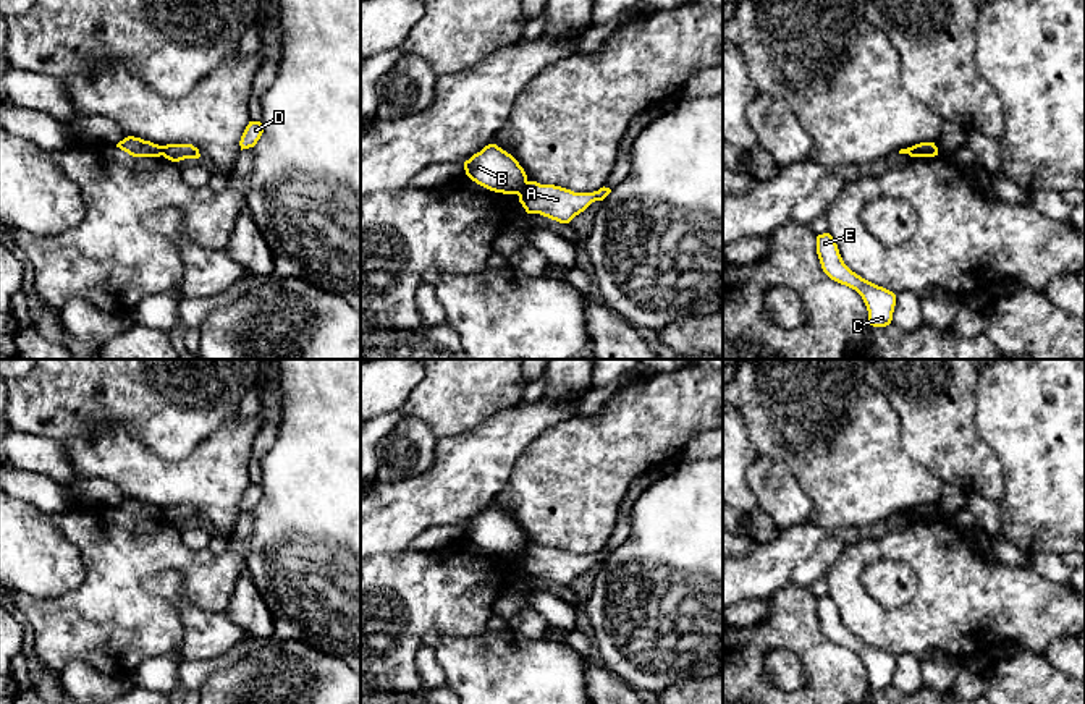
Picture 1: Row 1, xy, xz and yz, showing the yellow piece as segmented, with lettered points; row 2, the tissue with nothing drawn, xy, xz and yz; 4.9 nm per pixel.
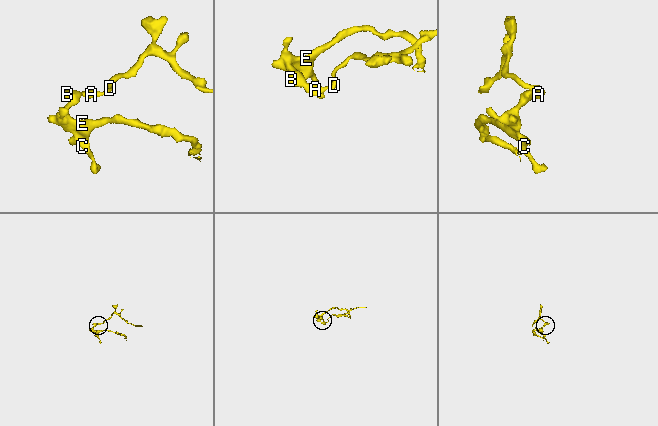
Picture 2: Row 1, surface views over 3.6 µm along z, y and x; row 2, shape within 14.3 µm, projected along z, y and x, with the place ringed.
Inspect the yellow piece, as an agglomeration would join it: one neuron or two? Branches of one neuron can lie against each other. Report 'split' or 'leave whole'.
split

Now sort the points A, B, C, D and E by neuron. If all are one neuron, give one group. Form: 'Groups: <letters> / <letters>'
Groups: A D / B C E

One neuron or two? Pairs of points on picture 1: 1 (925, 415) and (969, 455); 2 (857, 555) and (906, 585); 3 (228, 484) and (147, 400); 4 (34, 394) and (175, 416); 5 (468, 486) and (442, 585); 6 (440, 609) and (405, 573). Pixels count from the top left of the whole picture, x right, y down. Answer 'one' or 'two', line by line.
1: one
2: two
3: two
4: one
5: two
6: one

